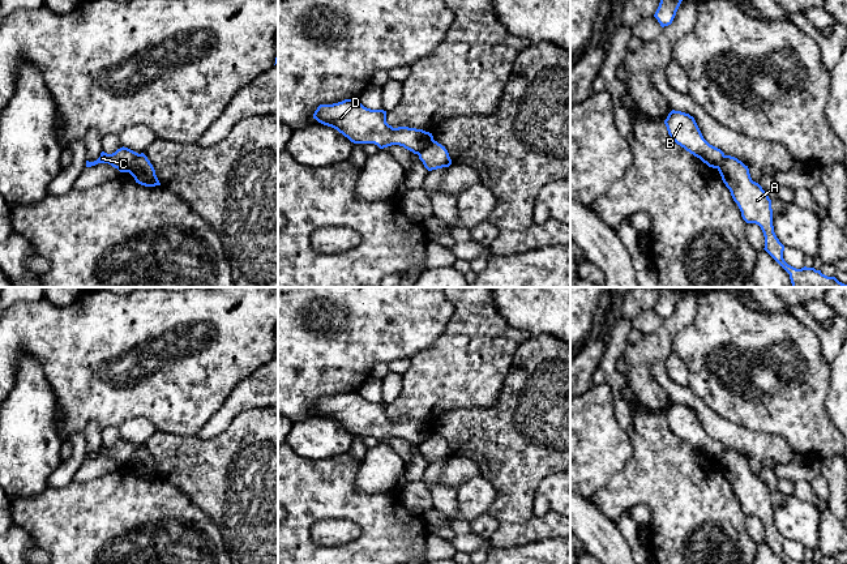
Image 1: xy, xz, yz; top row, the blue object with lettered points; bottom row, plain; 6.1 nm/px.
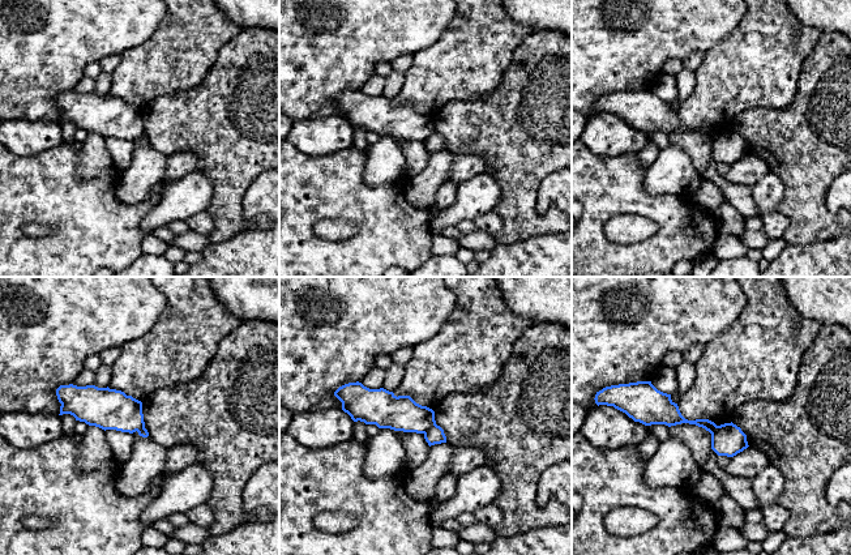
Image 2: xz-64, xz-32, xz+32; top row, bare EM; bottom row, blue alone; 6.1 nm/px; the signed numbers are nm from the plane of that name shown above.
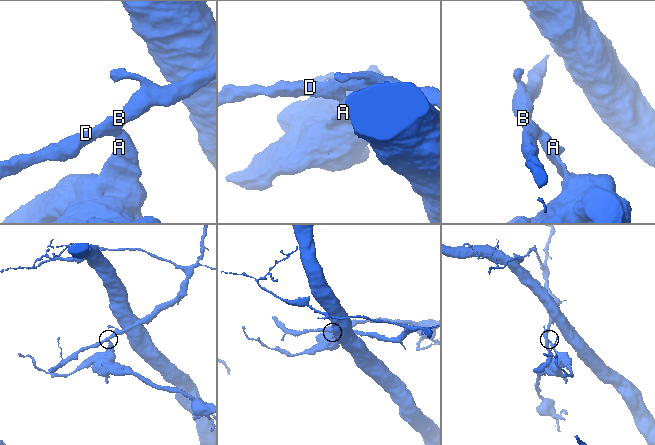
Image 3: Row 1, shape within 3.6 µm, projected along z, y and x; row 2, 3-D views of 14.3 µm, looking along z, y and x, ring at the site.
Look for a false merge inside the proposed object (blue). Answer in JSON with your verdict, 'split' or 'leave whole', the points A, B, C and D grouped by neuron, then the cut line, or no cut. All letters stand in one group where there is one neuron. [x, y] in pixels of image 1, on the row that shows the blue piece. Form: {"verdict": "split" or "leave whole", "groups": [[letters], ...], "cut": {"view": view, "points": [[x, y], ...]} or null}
{"verdict": "split", "groups": [["A"], ["B", "C", "D"]], "cut": {"view": "xy", "points": [[138, 154], [128, 171]]}}

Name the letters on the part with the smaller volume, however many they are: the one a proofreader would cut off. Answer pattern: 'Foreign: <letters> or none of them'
Foreign: B, C, D

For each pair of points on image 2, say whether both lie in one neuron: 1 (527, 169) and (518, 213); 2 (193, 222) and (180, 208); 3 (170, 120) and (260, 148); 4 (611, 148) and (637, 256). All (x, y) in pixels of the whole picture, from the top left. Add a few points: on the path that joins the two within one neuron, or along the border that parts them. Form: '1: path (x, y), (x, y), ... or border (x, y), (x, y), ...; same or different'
1: path (520, 179), (518, 203); same
2: border (205, 209), (184, 220); different
3: path (192, 120), (219, 120), (238, 139); same
4: border (585, 145), (597, 154), (637, 154); different

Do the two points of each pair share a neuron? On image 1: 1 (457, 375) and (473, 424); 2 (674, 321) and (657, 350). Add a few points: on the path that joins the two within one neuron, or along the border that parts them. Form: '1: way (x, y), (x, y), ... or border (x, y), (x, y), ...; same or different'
1: border (496, 397), (490, 406), (453, 407), (439, 417); different
2: way (670, 328), (659, 344); same

